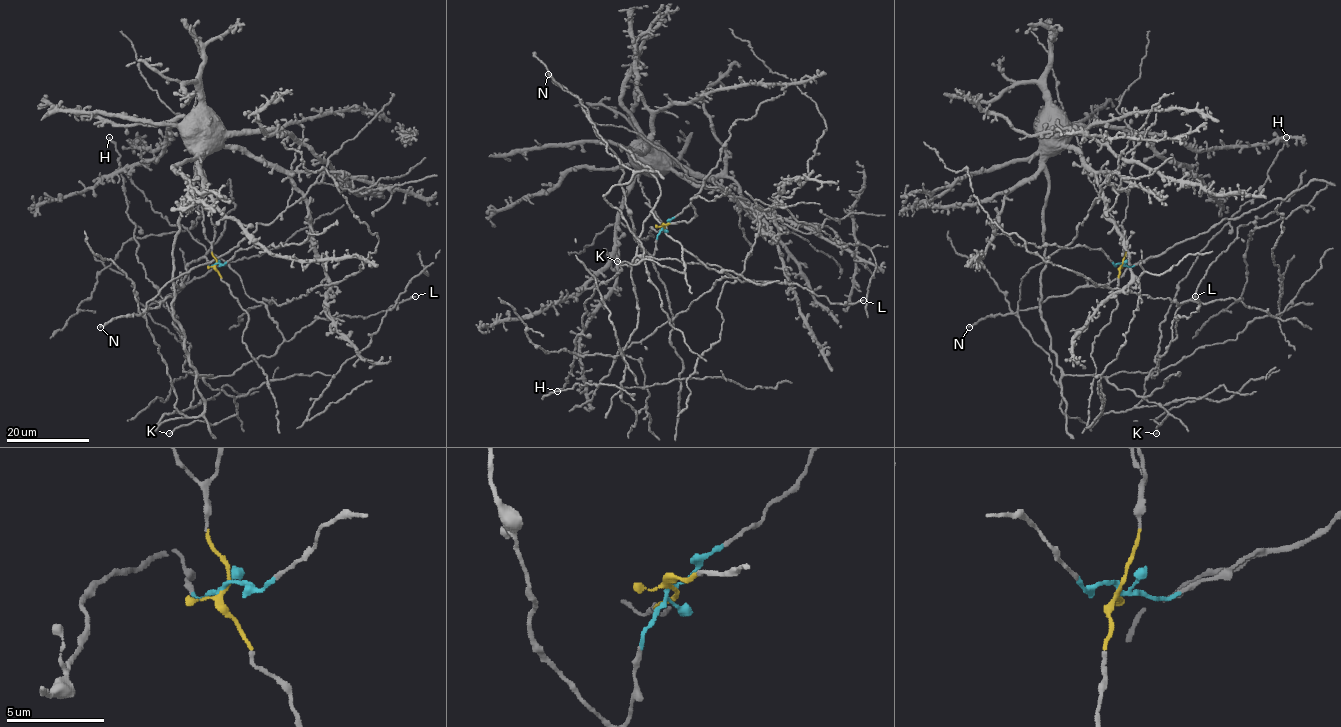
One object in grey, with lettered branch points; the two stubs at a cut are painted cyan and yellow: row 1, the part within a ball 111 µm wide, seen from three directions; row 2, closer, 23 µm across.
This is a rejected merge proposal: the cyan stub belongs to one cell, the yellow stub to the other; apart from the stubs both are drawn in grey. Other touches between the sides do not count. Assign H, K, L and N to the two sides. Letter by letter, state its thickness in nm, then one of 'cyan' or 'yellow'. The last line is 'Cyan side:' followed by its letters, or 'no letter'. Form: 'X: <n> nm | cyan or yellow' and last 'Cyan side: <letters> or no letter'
H: 200 nm | yellow
K: 180 nm | yellow
L: 160 nm | yellow
N: 200 nm | cyan
Cyan side: N

